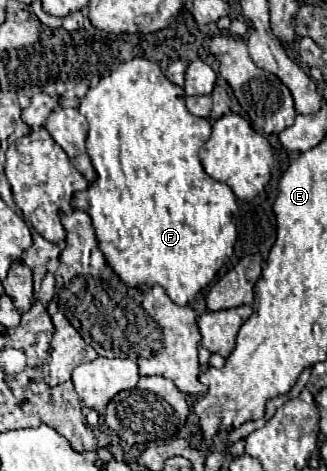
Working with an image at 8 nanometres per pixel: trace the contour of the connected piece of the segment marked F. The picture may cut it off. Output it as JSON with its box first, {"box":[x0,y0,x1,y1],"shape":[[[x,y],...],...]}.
{"box":[80,57,238,306],"shape":[[[145,57],[128,60],[100,78],[82,98],[80,114],[90,124],[86,148],[98,172],[98,178],[86,190],[86,212],[96,230],[98,250],[126,286],[140,288],[142,292],[162,286],[174,304],[188,306],[232,256],[238,234],[234,224],[238,204],[232,188],[212,180],[198,158],[200,148],[210,138],[210,122],[194,118],[186,110],[184,90],[168,82],[160,66]]]}

